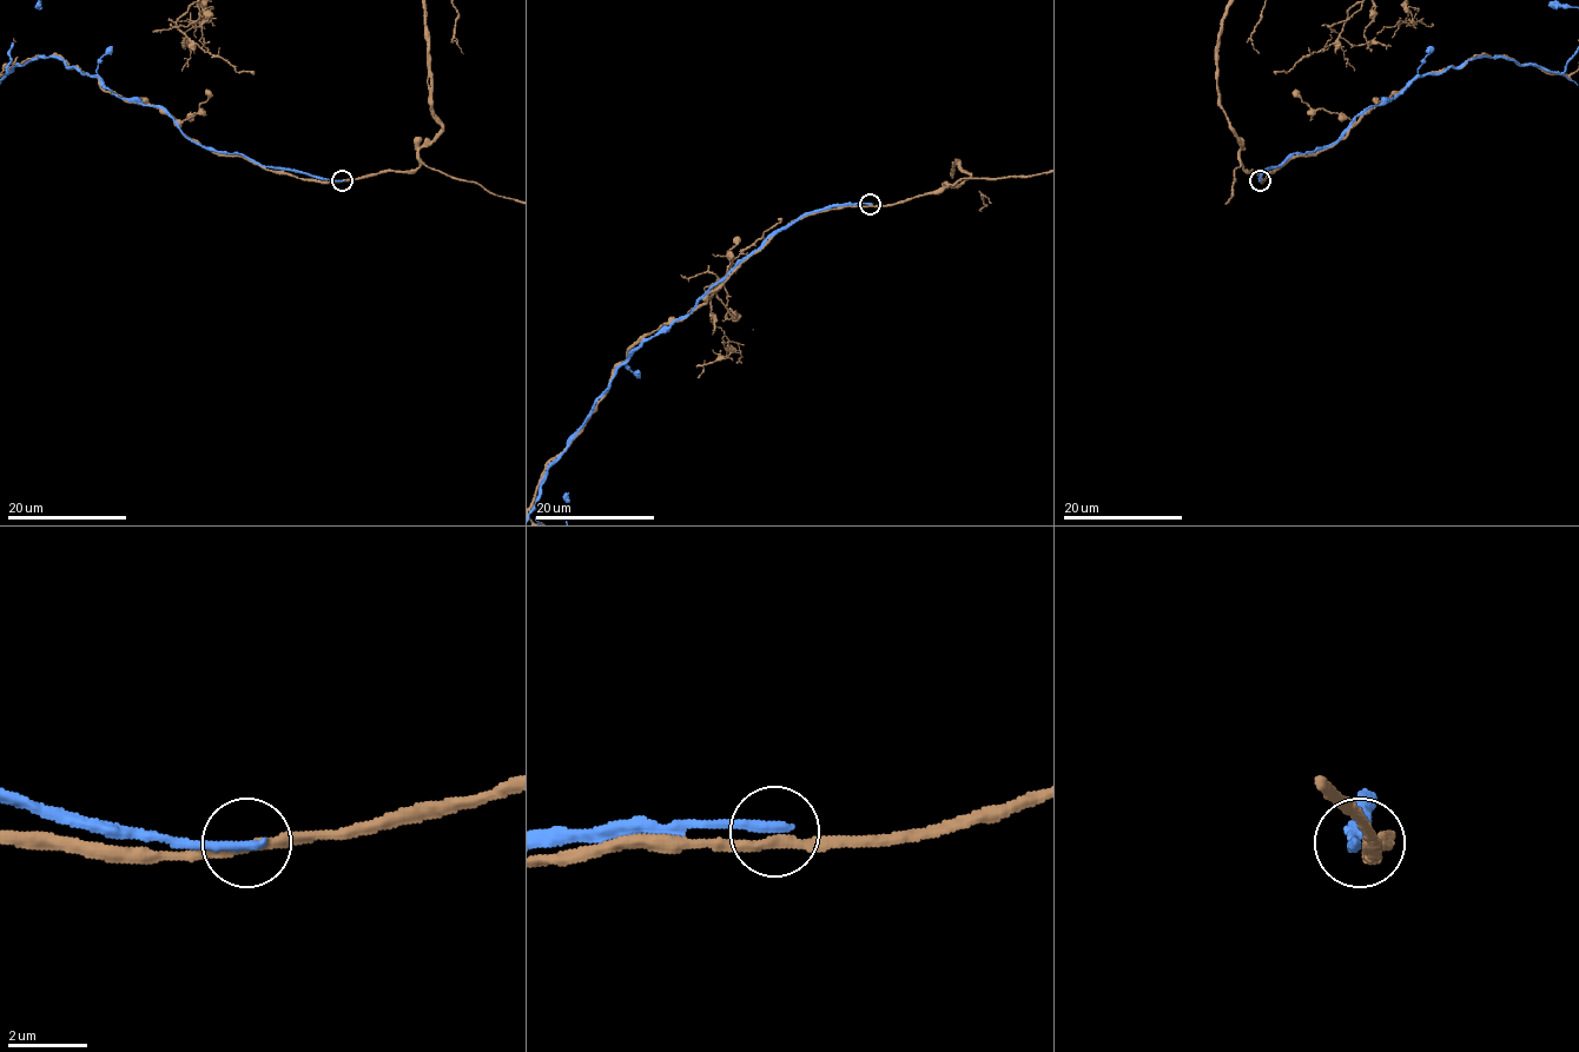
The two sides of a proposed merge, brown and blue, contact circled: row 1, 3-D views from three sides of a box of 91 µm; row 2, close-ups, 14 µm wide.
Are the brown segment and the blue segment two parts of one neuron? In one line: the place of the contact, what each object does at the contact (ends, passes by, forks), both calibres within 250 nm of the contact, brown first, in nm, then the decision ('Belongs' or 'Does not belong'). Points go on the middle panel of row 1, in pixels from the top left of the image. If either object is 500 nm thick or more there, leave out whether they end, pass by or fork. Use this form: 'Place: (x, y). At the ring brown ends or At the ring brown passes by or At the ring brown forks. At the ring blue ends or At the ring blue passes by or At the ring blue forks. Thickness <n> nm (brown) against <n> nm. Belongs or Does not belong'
Place: (870, 204). At the ring brown passes by. At the ring blue ends. Thickness 280 nm (brown) against 280 nm. Does not belong

